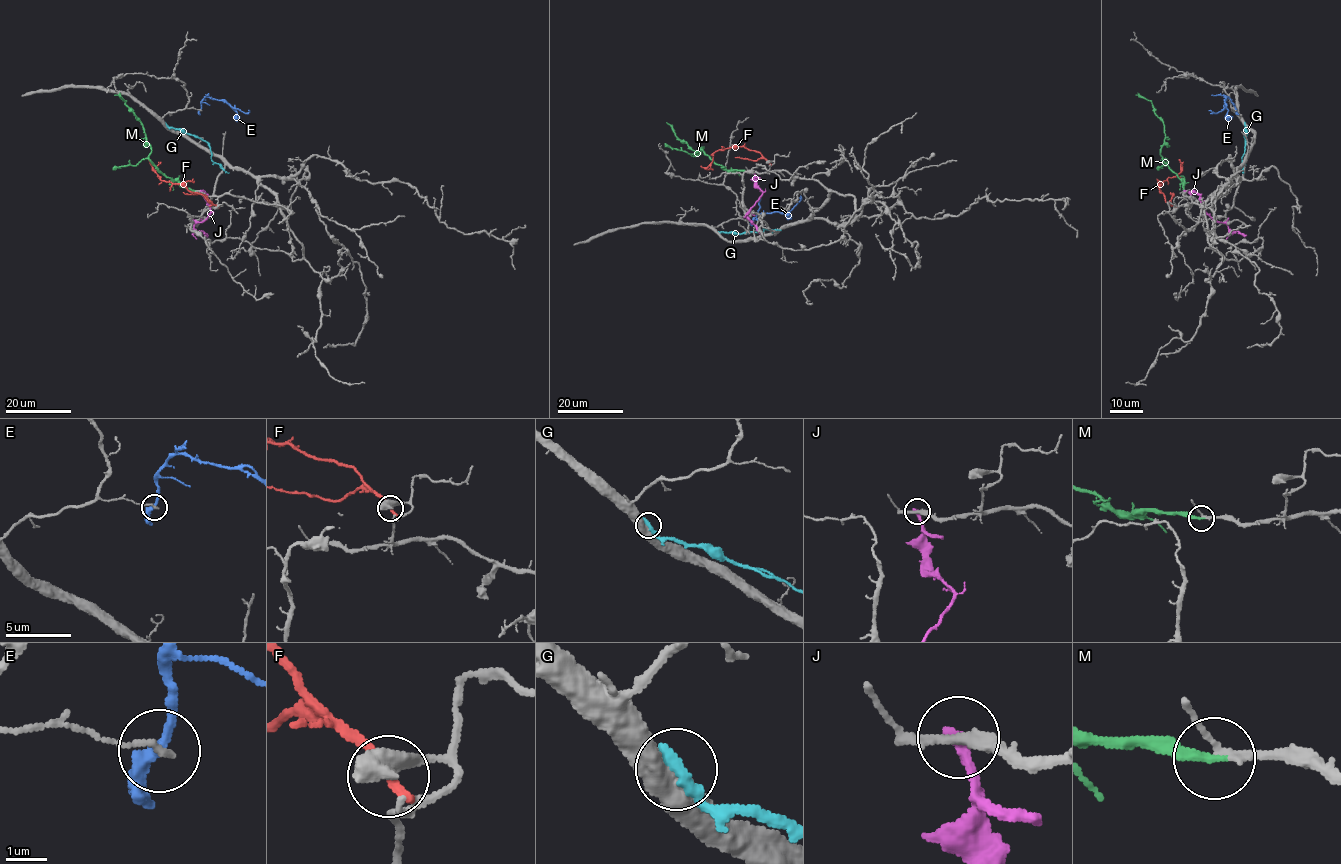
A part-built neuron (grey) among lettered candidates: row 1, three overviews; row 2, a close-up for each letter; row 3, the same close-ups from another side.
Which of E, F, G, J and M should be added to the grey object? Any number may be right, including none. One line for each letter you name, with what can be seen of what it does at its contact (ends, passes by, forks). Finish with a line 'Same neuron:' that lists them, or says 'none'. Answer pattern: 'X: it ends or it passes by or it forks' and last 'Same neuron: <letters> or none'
M: it ends
Same neuron: M

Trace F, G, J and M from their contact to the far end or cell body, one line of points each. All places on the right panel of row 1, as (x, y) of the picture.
F: (1175, 206), (1165, 200), (1159, 186), (1180, 172), (1179, 159)
G: (1245, 124), (1243, 172)
J: (1184, 191), (1195, 191), (1204, 210), (1215, 220), (1226, 223), (1232, 232), (1246, 235)
M: (1184, 191), (1184, 181), (1161, 155), (1164, 123), (1150, 101), (1136, 95)

